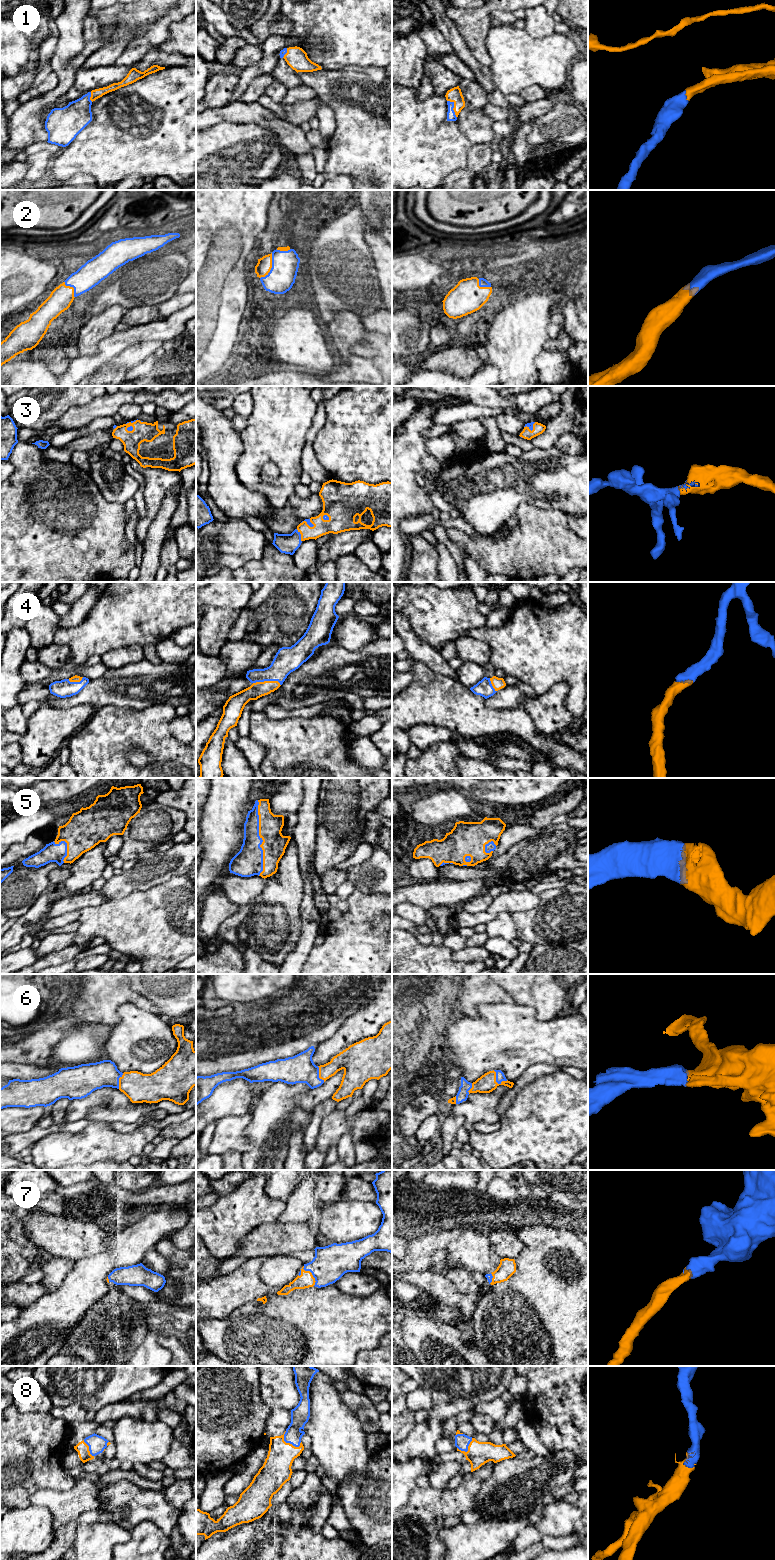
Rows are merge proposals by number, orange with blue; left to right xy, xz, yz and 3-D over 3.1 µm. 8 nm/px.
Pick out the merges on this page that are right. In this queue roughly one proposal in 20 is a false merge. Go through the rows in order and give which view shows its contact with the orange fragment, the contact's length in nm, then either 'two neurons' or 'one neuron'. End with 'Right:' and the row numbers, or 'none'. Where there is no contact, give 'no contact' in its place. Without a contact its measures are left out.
1: meets orange in yz; contact 160 nm long; one neuron
2: meets orange in xz; contact 220 nm long; one neuron
3: meets orange in xz; contact 110 nm long; one neuron
4: meets orange in xz; contact 220 nm long; one neuron
5: meets orange in xz; contact 600 nm long; one neuron
6: meets orange in yz; contact 150 nm long; one neuron
7: meets orange in xz; contact 180 nm long; one neuron
8: meets orange in xz; contact 170 nm long; one neuron
Right: 1, 2, 3, 4, 5, 6, 7, 8

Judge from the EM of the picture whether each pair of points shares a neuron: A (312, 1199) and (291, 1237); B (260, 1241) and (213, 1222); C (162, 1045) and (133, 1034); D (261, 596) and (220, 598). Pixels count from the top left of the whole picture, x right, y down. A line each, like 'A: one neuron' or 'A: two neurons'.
A: two neurons
B: two neurons
C: one neuron
D: two neurons

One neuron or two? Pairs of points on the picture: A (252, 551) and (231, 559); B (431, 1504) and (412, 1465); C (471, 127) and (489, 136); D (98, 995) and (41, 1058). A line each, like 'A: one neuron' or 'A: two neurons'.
A: one neuron
B: two neurons
C: one neuron
D: one neuron

